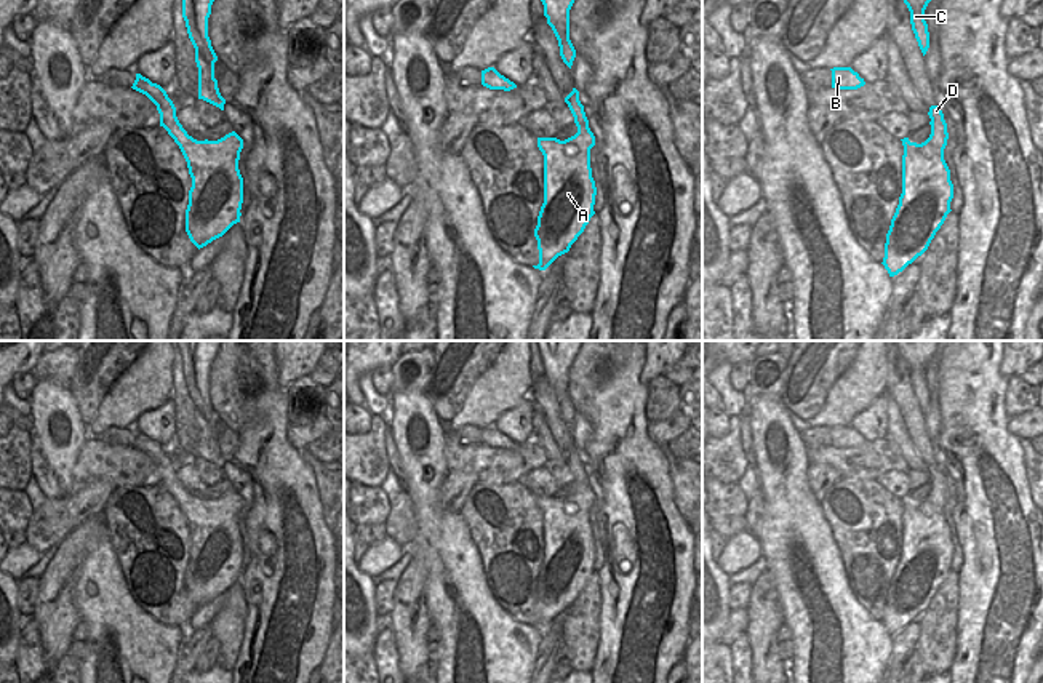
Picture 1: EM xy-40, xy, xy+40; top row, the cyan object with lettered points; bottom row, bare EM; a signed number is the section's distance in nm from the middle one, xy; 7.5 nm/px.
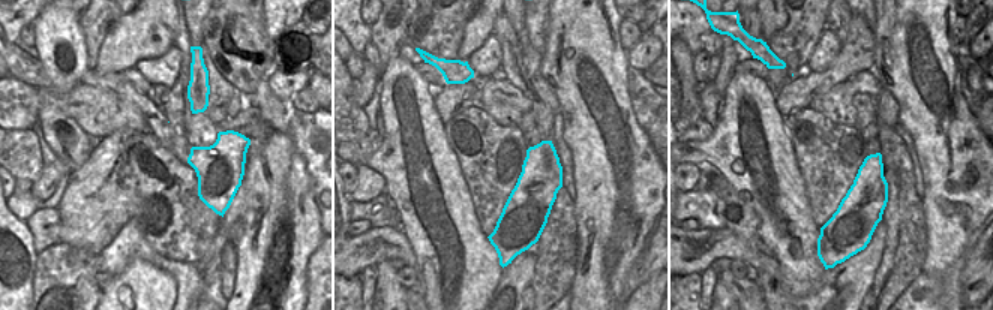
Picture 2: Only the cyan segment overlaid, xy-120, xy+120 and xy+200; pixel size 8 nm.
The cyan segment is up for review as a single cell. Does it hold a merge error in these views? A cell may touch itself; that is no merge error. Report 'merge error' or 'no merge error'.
merge error

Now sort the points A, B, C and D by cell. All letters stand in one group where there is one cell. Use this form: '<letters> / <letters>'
A B D / C

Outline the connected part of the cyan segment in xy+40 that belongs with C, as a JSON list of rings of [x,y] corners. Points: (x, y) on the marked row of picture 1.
[[[904,0],[910,11],[910,24],[912,30],[915,34],[915,38],[918,42],[918,46],[923,53],[926,54],[929,48],[929,32],[928,32],[928,24],[925,21],[925,10],[931,0]]]

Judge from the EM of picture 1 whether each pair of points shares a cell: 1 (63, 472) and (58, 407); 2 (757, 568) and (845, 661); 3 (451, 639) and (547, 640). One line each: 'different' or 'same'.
1: same
2: different
3: different

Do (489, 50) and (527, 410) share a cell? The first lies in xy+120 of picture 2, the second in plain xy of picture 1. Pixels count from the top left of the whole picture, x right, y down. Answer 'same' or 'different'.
same

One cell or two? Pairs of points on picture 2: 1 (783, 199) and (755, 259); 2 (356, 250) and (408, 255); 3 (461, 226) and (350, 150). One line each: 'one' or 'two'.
1: two
2: one
3: two

